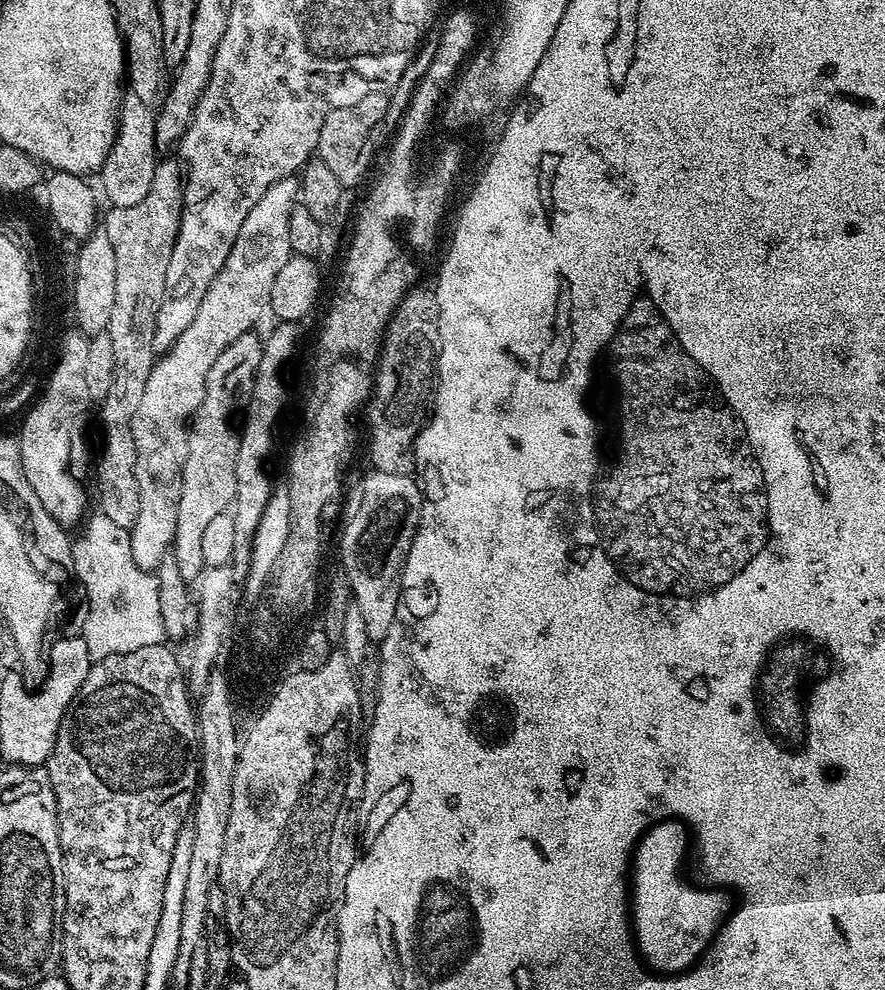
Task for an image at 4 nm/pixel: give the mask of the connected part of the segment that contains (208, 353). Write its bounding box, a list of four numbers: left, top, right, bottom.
[130,178,300,573]

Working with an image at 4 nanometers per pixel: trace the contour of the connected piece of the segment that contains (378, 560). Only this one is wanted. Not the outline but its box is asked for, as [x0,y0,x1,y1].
[339,470,424,642]

